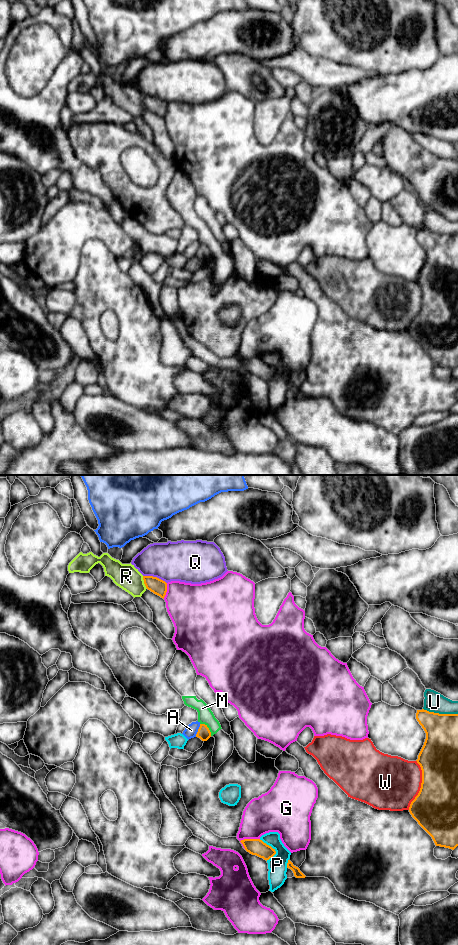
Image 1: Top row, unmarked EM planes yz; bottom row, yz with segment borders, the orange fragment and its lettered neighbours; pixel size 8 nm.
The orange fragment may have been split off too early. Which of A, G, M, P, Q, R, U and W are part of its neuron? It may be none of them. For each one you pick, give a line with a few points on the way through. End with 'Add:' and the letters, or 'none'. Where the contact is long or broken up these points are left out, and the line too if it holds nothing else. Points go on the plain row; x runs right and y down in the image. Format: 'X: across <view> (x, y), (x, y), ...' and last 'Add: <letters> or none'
Add: none

